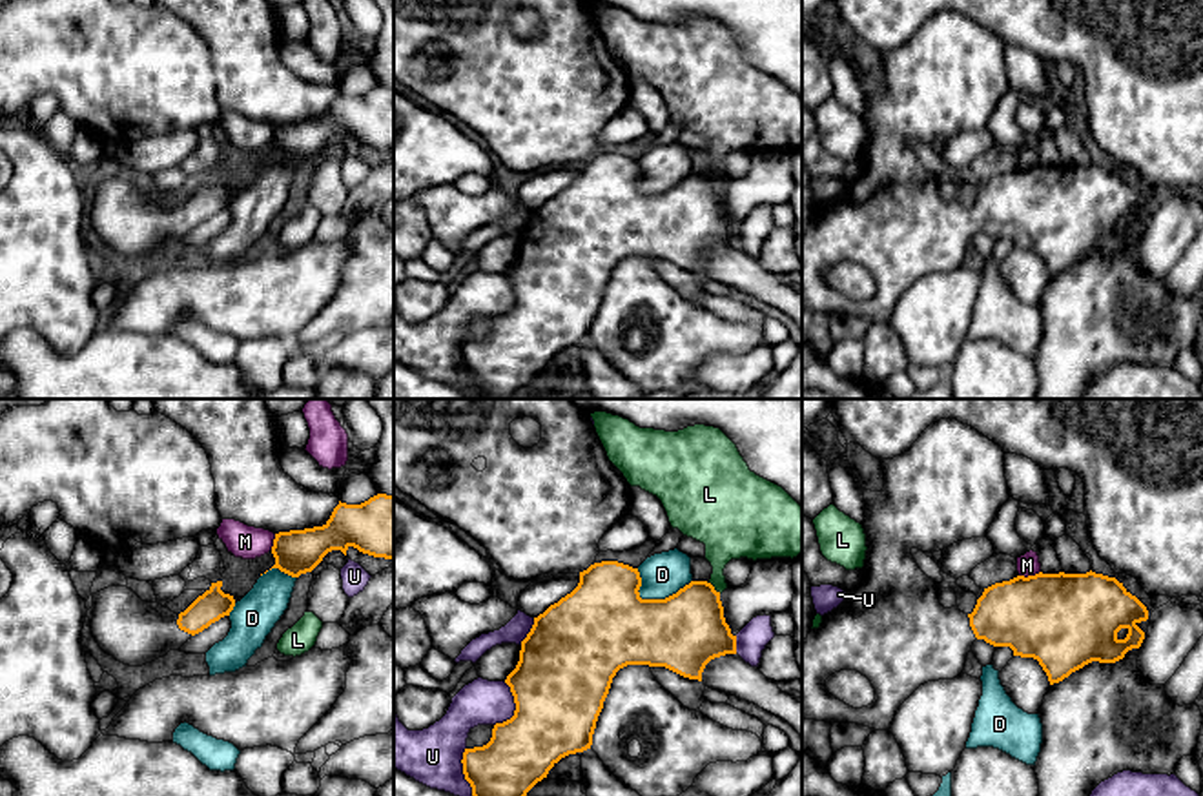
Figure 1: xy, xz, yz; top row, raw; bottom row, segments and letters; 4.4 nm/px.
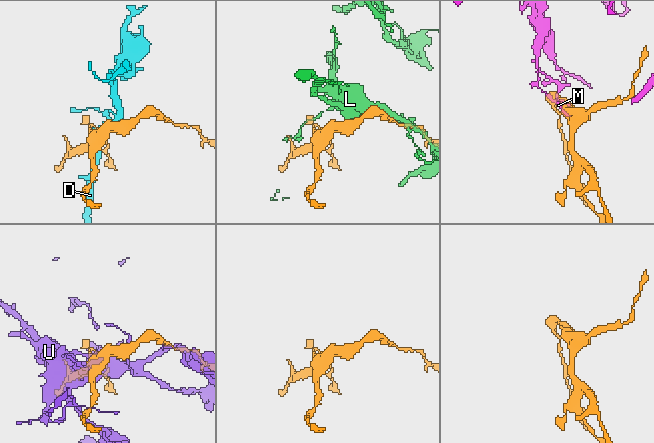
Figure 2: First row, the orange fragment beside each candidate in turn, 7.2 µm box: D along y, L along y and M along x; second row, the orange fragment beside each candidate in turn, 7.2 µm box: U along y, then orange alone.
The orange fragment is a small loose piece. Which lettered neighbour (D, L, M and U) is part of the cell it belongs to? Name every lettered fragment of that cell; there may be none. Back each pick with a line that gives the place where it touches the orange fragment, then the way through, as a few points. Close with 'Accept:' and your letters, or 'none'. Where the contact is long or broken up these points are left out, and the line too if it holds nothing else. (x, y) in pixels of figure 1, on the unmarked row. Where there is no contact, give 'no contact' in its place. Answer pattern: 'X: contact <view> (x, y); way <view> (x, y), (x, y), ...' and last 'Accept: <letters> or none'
Accept: none

